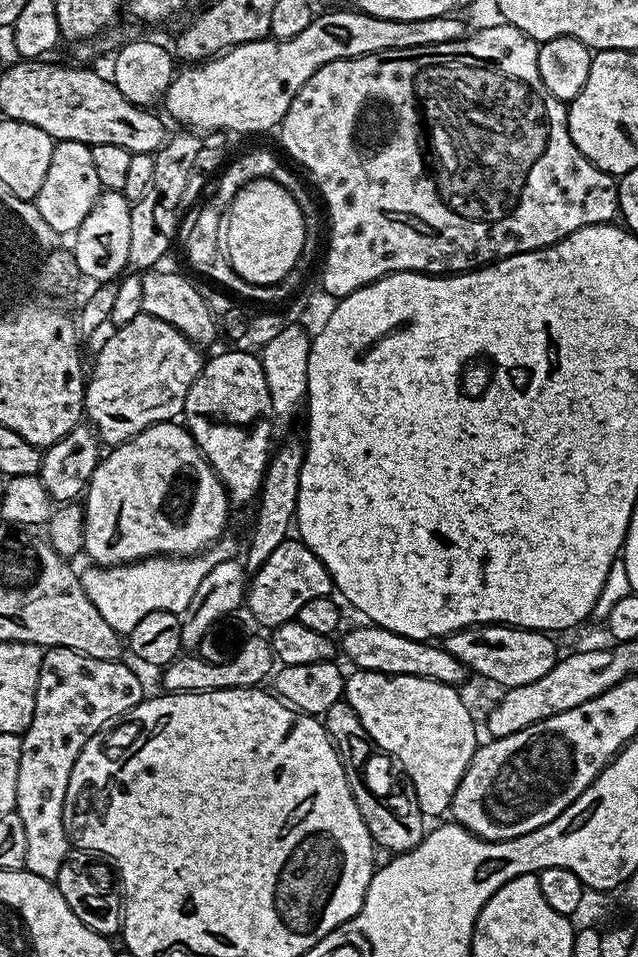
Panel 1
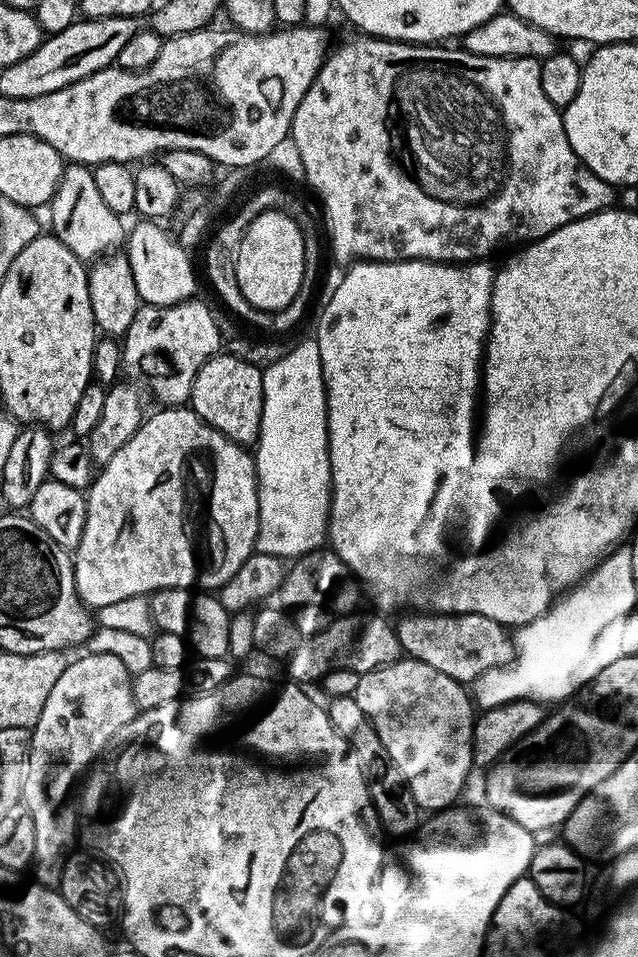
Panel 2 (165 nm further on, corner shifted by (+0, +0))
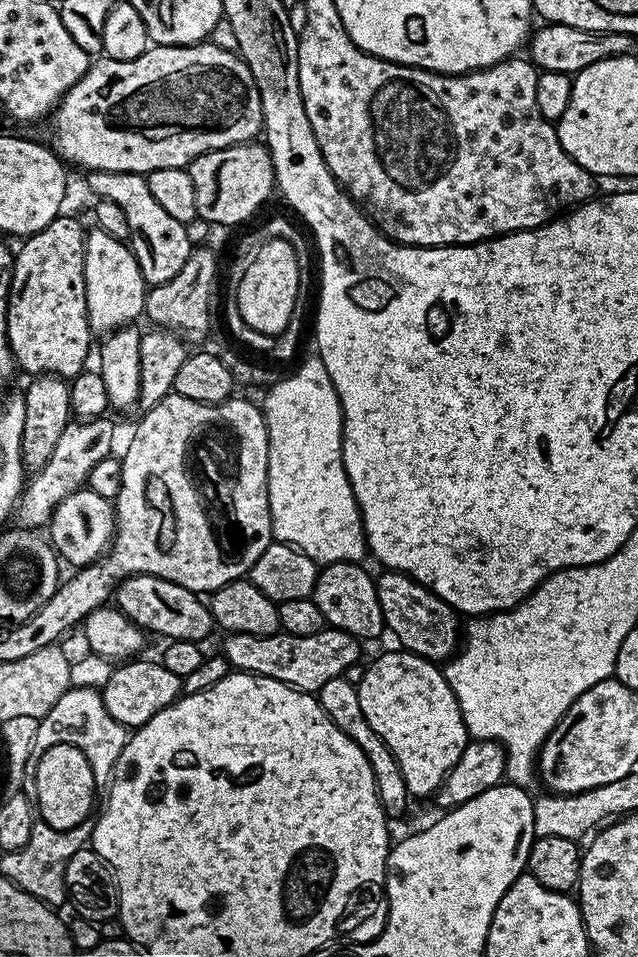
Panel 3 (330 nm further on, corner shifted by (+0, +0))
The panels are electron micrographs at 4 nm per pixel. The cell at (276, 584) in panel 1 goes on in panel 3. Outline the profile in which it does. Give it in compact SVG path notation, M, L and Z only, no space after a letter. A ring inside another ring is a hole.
M347 560L325 564L316 573L316 585L311 599L322 610L325 625L341 628L351 636L367 642L375 636L385 635L386 629L382 618L382 606L378 606L378 594L373 573L364 569L360 562Z

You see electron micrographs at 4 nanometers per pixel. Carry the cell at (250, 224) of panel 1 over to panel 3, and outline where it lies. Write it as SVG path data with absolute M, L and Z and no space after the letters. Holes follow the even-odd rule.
M286 239L271 240L258 250L250 270L238 277L234 302L240 316L253 333L261 332L264 338L275 338L288 328L294 314L294 302L300 289L300 263L294 254L294 246Z

